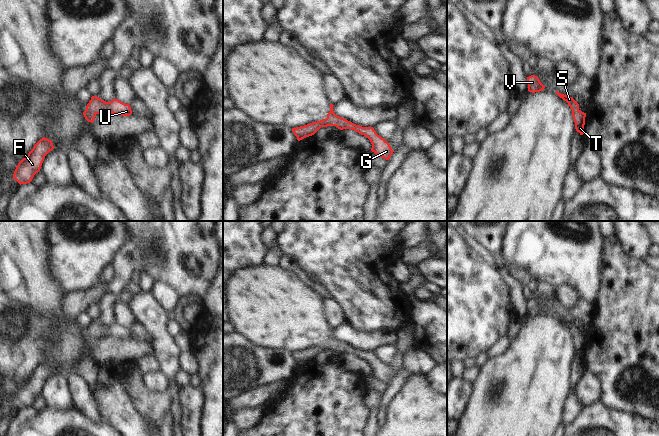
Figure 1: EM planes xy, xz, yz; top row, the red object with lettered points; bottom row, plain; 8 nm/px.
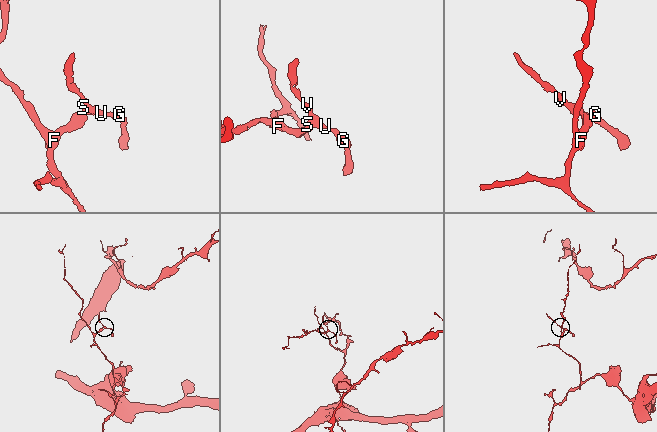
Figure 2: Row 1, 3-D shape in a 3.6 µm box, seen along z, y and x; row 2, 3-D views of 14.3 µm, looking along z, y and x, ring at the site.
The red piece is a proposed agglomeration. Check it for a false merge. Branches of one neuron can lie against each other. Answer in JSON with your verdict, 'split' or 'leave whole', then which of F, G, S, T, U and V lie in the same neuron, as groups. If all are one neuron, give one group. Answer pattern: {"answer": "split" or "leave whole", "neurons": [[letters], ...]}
{"answer": "leave whole", "neurons": [["F", "G", "S", "T", "U", "V"]]}

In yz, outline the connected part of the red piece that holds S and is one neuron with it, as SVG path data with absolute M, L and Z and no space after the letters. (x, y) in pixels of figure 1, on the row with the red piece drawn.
M556 91L556 94L568 103L572 110L573 120L575 122L575 129L580 135L585 134L584 125L586 113L579 110L579 104L572 98L567 95L561 94Z

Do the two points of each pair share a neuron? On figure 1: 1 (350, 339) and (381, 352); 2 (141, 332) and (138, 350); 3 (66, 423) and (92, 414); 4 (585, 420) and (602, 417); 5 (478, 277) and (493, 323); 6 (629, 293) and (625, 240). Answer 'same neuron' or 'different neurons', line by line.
1: different neurons
2: different neurons
3: different neurons
4: same neuron
5: same neuron
6: different neurons

